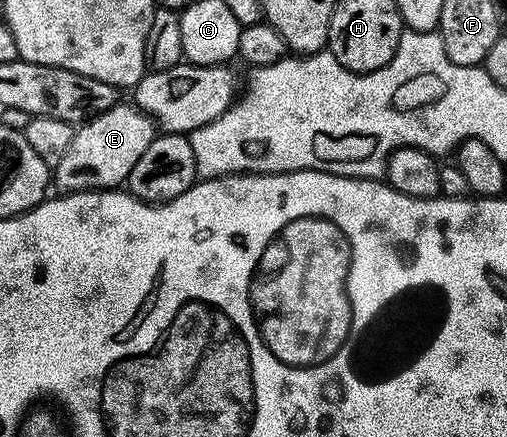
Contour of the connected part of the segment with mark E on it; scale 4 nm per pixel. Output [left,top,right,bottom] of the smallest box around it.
[51,101,155,193]

